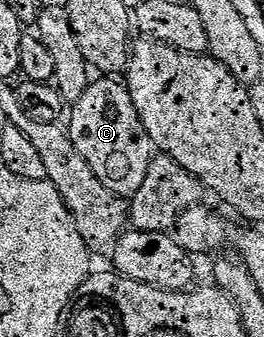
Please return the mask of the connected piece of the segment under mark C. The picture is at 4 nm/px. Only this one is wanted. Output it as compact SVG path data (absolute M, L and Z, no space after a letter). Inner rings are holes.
M94 78L89 81L83 96L69 109L68 135L80 158L88 162L92 174L100 178L112 195L132 198L140 186L144 186L144 178L148 178L148 166L156 149L140 122L129 87L116 81L114 78Z

